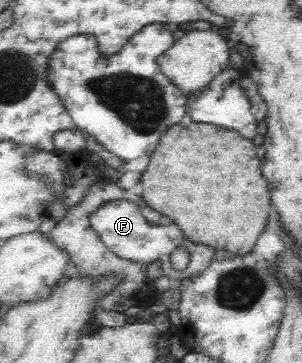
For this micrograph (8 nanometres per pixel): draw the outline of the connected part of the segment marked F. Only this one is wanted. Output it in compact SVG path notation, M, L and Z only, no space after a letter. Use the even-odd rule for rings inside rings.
M125 200L112 201L95 210L87 222L100 235L102 242L108 251L114 253L123 261L130 261L147 267L152 262L160 262L162 275L167 277L170 286L176 288L179 282L184 279L193 279L201 275L207 266L210 266L214 253L217 251L211 246L196 244L188 240L182 231L172 222L165 220L162 225L154 226L150 224L140 212L140 207ZM178 246L183 246L190 253L190 264L184 272L174 271L170 263L170 255Z

